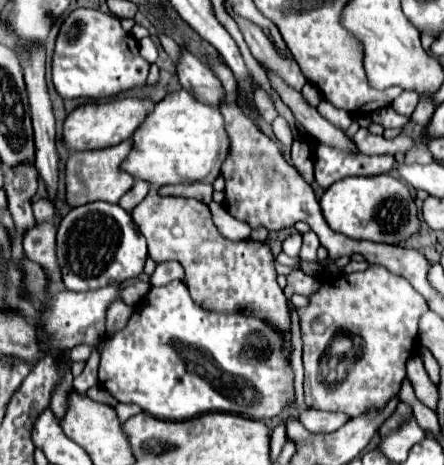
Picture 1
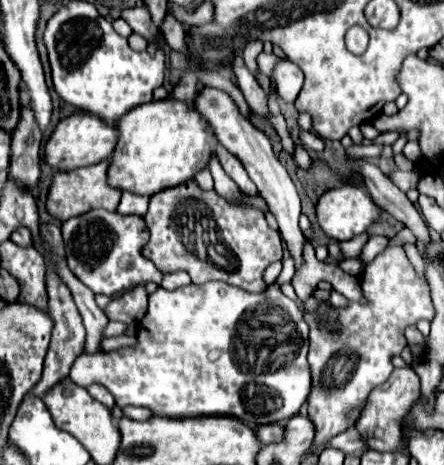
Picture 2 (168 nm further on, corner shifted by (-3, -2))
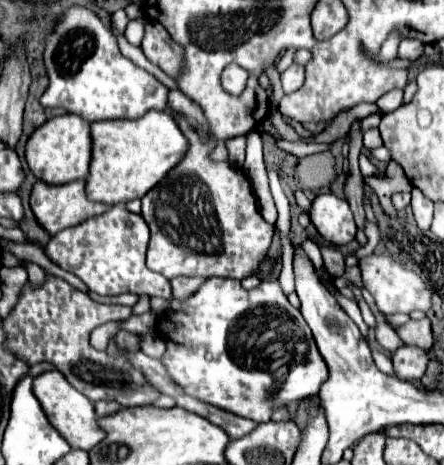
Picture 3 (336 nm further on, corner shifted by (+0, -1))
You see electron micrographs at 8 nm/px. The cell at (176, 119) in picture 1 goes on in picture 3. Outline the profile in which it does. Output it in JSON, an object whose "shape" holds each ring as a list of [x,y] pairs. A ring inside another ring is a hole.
{"shape":[[[149,110],[135,120],[105,120],[91,124],[93,162],[87,178],[89,198],[107,206],[143,198],[169,170],[183,160],[189,142],[175,118],[163,110]]]}

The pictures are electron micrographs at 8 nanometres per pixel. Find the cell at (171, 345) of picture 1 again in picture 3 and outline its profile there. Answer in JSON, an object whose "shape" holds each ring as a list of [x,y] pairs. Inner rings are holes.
{"shape":[[[277,270],[253,290],[245,290],[241,282],[231,278],[207,278],[201,288],[189,298],[169,298],[163,312],[155,312],[153,308],[149,312],[155,314],[157,320],[169,322],[163,332],[163,340],[173,344],[167,344],[161,362],[169,378],[177,386],[181,386],[187,396],[263,424],[271,420],[277,408],[293,406],[305,398],[319,394],[319,386],[329,376],[325,360],[321,358],[321,354],[317,354],[311,330],[309,326],[305,326],[305,320],[301,318],[301,312],[297,308],[300,308],[300,301],[296,292],[292,292],[287,300],[279,284]]]}

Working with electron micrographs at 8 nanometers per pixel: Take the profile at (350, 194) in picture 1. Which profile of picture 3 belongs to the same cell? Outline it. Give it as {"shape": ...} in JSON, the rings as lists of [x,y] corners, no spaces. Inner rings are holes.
{"shape":[[[333,192],[317,194],[311,208],[311,222],[317,232],[331,244],[341,246],[355,240],[355,220],[349,202]]]}

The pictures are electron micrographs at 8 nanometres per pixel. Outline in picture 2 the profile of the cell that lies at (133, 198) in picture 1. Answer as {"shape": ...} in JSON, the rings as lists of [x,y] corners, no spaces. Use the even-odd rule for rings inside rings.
{"shape":[[[122,193],[122,201],[118,205],[118,213],[136,213],[136,215],[144,215],[148,209],[148,197],[144,195],[136,195],[136,193]]]}

